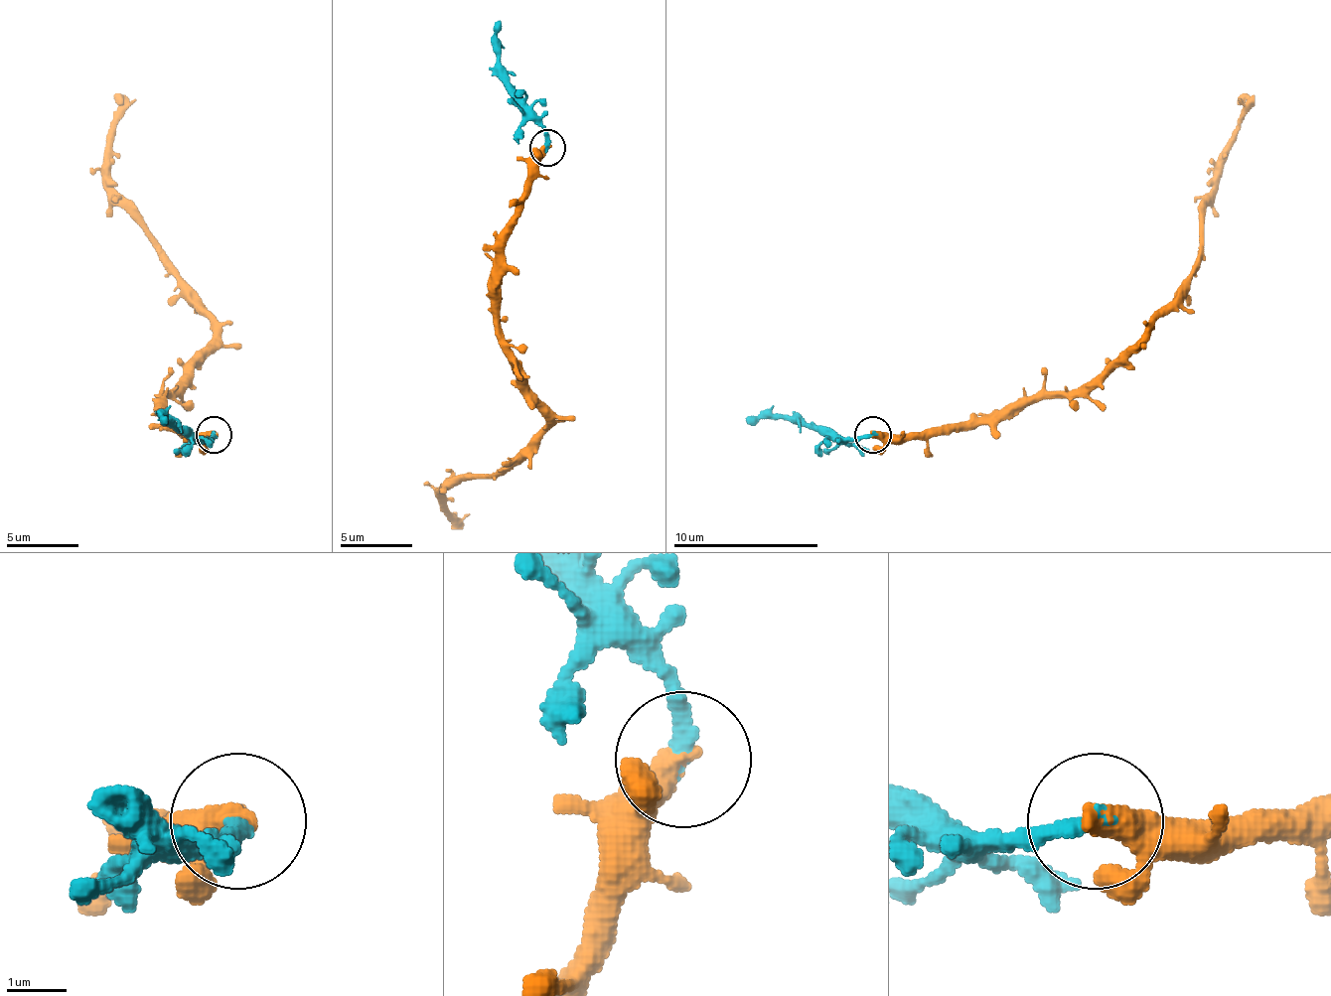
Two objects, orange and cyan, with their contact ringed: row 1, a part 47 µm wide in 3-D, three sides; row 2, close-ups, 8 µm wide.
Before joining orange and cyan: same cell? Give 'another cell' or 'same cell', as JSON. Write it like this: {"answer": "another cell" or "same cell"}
{"answer": "another cell"}

